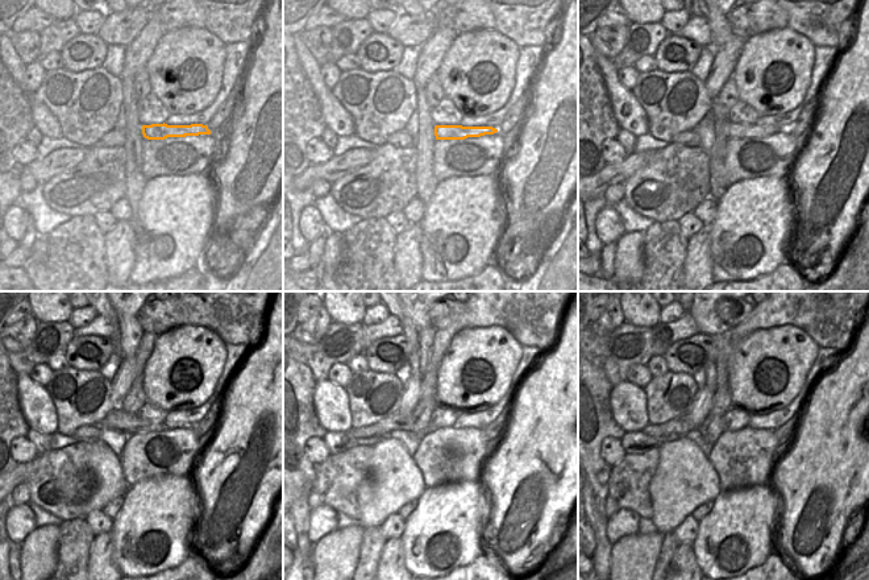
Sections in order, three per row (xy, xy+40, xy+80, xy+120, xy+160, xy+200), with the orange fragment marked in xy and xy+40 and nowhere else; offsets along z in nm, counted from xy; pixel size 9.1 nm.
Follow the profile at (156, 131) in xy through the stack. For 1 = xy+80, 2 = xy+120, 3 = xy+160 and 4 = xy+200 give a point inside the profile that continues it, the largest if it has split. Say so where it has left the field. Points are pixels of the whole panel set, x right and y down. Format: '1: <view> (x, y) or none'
1: xy+80 (732, 131)
2: xy+120 (119, 419)
3: xy+160 (406, 422)
4: xy+200 (678, 426)

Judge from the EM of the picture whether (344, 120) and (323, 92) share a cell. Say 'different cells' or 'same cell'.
same cell

